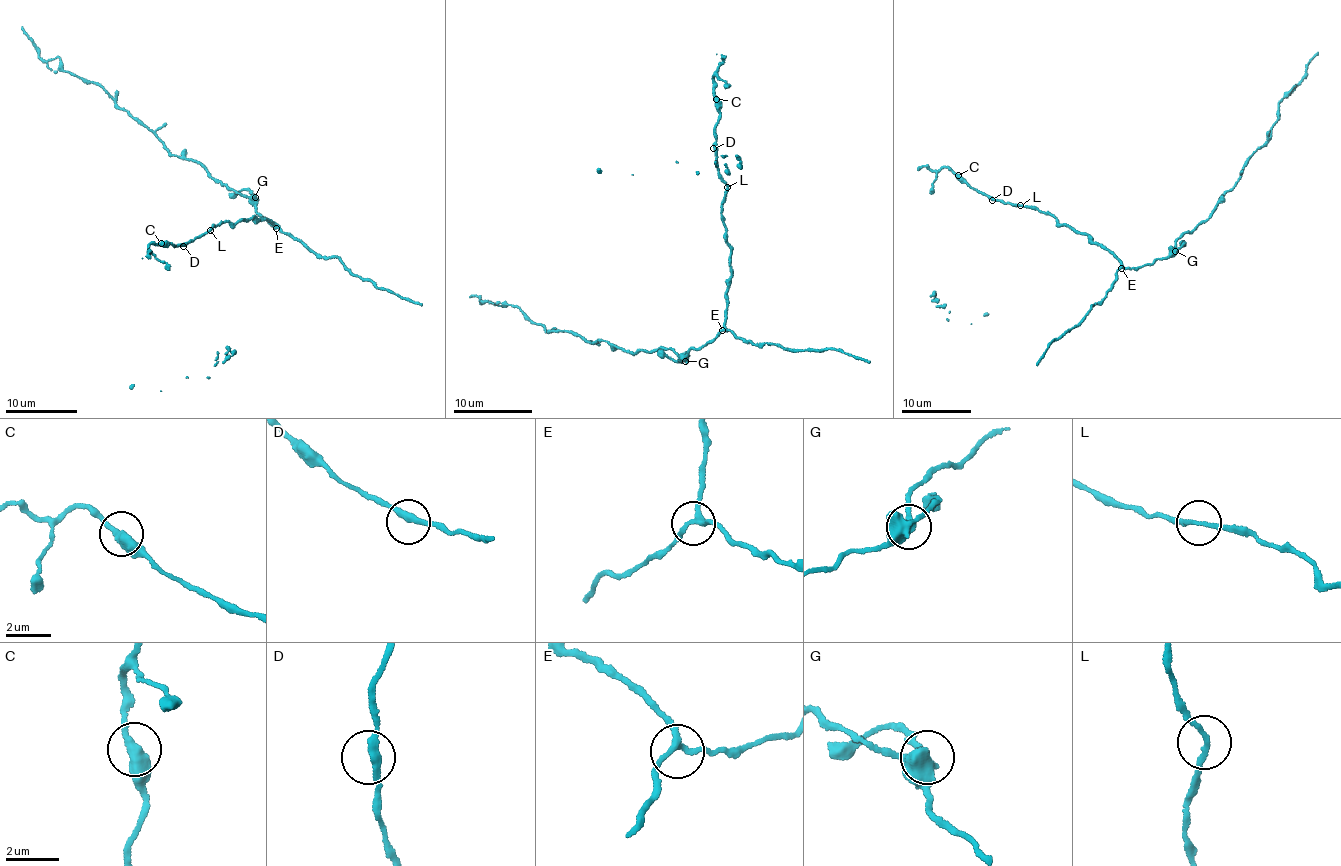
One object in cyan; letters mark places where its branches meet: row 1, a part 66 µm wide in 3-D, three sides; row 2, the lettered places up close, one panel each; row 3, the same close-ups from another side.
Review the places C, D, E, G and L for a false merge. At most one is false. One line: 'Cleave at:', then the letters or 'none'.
Cleave at: G

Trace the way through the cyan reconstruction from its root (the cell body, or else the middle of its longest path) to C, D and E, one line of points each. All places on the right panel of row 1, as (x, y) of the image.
C: (1113, 256), (1086, 234), (1057, 223), (1054, 216), (1023, 205), (988, 198), (959, 180), (958, 175)
D: (1113, 256), (1086, 234), (1057, 223), (1049, 214), (992, 200)
E: (1113, 256), (1121, 268)

